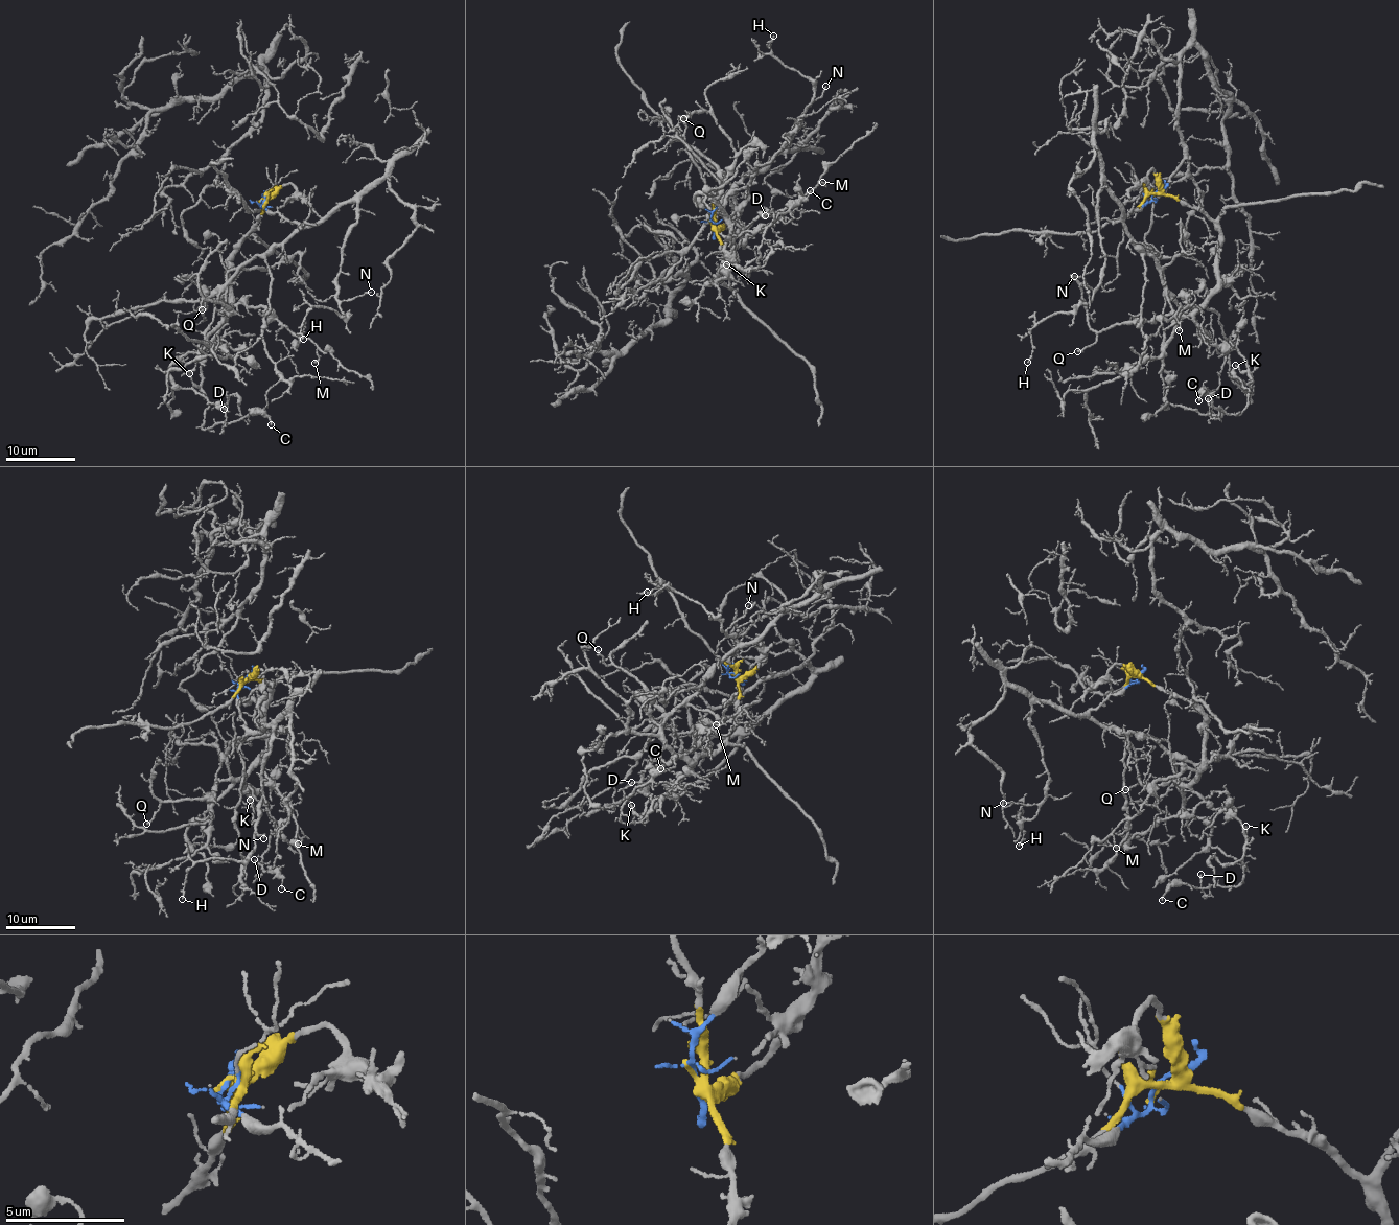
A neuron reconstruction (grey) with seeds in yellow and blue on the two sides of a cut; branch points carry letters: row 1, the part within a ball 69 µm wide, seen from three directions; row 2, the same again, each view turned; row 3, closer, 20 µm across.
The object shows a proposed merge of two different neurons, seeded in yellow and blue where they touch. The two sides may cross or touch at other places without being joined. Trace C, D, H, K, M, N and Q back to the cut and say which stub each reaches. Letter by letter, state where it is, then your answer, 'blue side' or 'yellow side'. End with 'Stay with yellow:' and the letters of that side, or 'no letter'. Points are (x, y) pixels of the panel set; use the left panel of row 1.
C: (271, 424) | yellow side
D: (224, 409) | yellow side
H: (303, 339) | blue side
K: (189, 373) | yellow side
M: (315, 363) | yellow side
N: (371, 292) | blue side
Q: (202, 309) | yellow side
Stay with yellow: C, D, K, M, Q

